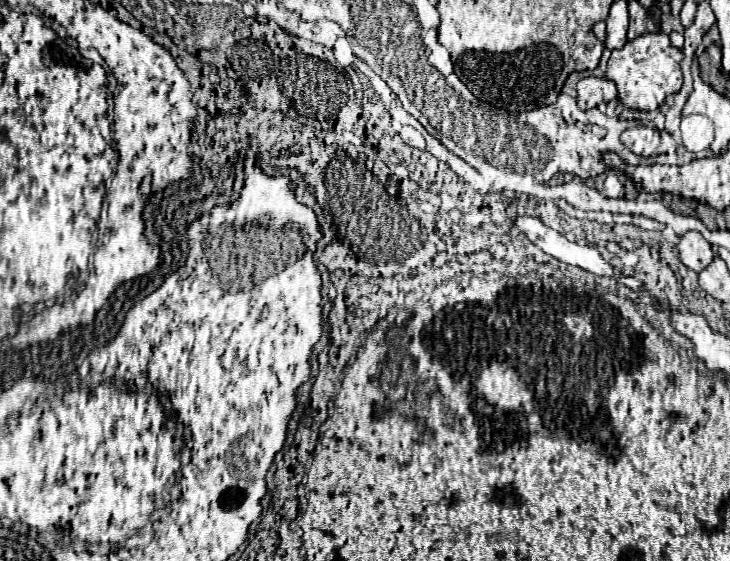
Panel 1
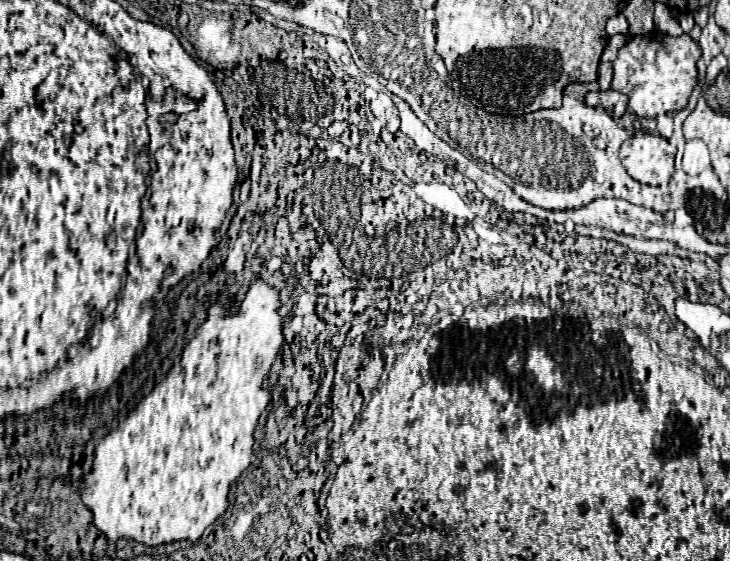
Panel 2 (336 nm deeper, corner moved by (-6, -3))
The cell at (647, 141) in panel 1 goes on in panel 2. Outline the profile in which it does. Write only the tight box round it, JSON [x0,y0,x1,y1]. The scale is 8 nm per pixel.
[621,133,677,185]

